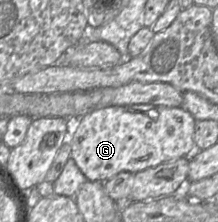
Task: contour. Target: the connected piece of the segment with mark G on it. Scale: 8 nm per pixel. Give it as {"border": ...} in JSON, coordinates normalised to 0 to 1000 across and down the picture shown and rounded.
{"border":[[[628,468],[427,491],[353,536],[321,581],[326,712],[399,811],[477,820],[550,775],[628,779],[766,725],[872,707],[894,680],[899,536],[839,482]]]}

